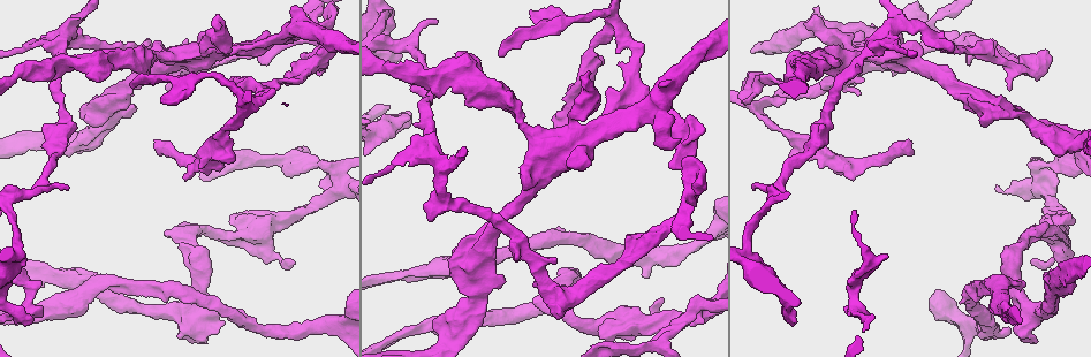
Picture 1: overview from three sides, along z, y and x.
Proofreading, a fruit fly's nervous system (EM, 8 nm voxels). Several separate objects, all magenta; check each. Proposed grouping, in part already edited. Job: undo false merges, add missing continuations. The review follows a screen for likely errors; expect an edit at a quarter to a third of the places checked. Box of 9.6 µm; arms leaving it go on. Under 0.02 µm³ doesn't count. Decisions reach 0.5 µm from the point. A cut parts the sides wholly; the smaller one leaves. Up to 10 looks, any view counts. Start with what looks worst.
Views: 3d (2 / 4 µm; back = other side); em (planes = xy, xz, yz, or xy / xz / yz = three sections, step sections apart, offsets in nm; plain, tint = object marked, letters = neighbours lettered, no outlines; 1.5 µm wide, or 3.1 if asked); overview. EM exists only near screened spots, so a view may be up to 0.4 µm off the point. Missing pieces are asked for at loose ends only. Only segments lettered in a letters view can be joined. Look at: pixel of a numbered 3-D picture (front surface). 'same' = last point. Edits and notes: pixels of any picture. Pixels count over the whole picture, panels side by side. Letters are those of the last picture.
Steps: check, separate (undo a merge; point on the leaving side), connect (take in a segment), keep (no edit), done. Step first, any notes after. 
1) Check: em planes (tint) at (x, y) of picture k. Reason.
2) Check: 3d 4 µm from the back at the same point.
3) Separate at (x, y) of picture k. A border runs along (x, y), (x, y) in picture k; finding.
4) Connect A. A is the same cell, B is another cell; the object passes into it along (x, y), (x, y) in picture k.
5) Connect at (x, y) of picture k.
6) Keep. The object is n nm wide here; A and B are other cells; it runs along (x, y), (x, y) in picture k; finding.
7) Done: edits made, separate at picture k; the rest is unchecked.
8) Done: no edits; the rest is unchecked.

Check: 3d 2 µm at (220, 22) of picture 1.

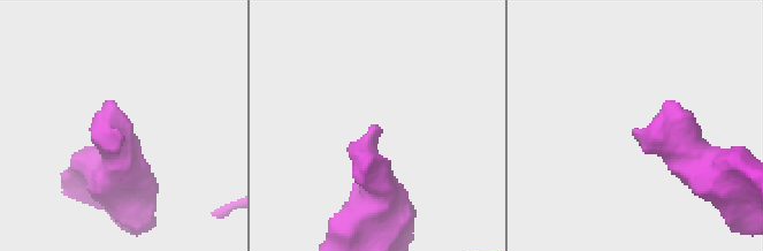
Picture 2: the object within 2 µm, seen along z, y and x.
Check: em xz step 8 (letters) at (121, 138) of picture 2.

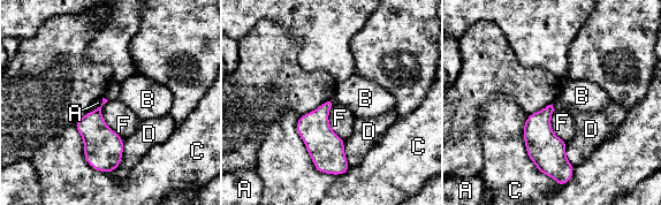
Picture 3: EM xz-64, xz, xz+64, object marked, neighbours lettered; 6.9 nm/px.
Check: em planes (letters) at the same point. Another direction.

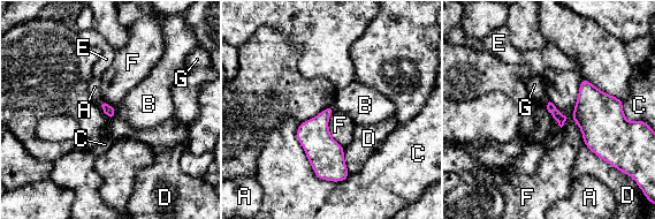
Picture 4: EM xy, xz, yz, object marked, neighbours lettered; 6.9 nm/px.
Keep. A, B, C, D, E, F and G are other cells; no lettered segment goes on from it.

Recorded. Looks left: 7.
Check: em planes (letters) at (659, 299) of picture 1.

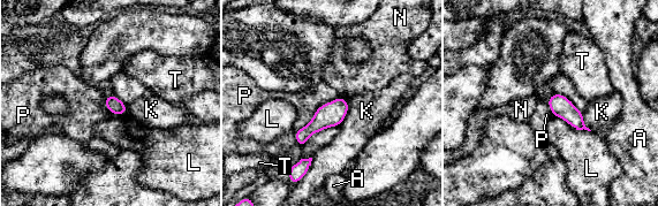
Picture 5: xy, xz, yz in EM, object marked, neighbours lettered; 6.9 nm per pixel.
Keep. The longest contact is with P, 380 nm; A, K, L, N, P and T are other cells; a border runs along (339, 97), (297, 129) in picture 5; no lettered segment goes on from it.

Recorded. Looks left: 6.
Check: em xy step 8 (tint) at (223, 59) of picture 1. Thick turns thin.

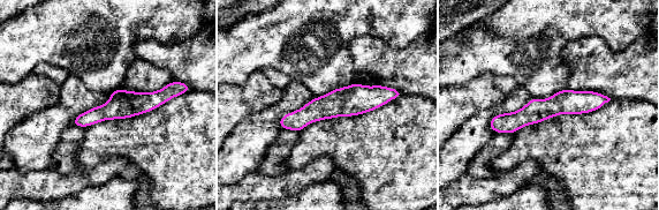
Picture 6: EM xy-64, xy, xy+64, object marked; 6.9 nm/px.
Check: em planes (tint) at the same point.

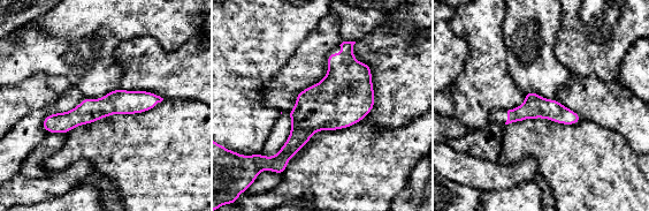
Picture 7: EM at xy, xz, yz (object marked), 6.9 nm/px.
Check: em planes (letters) at the same point. What lies round it.

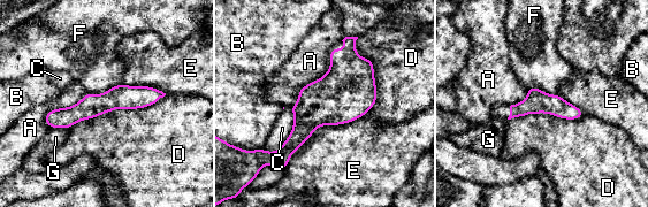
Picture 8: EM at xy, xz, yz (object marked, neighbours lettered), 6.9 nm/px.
Keep. A, B, C, D, E, F and G are other cells; a border runs along (120, 82), (100, 93), (86, 93) in picture 8; continuous, no second neuron.

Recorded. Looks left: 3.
Check: em yz step 8 (plain) at (598, 348) of picture 1. Branch stops here.

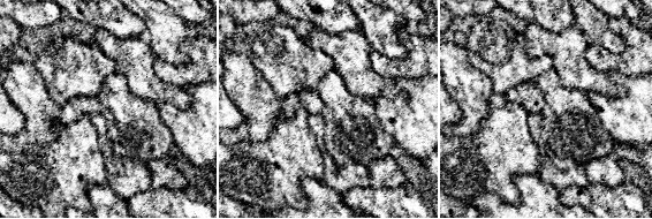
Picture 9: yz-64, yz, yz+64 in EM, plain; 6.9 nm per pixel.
Check: em yz step 8 (letters) at the same point.

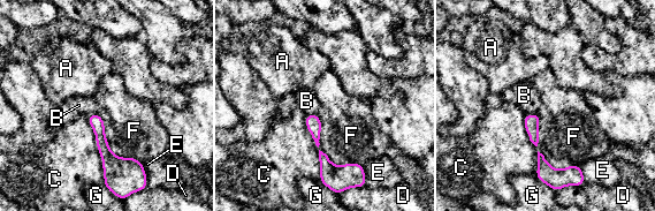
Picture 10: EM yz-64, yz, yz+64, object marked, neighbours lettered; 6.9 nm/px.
Keep. A, B, C, D, E, F and G are other cells; no lettered segment goes on from it.

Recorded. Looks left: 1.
Done: no edits; the rest is unchecked.

